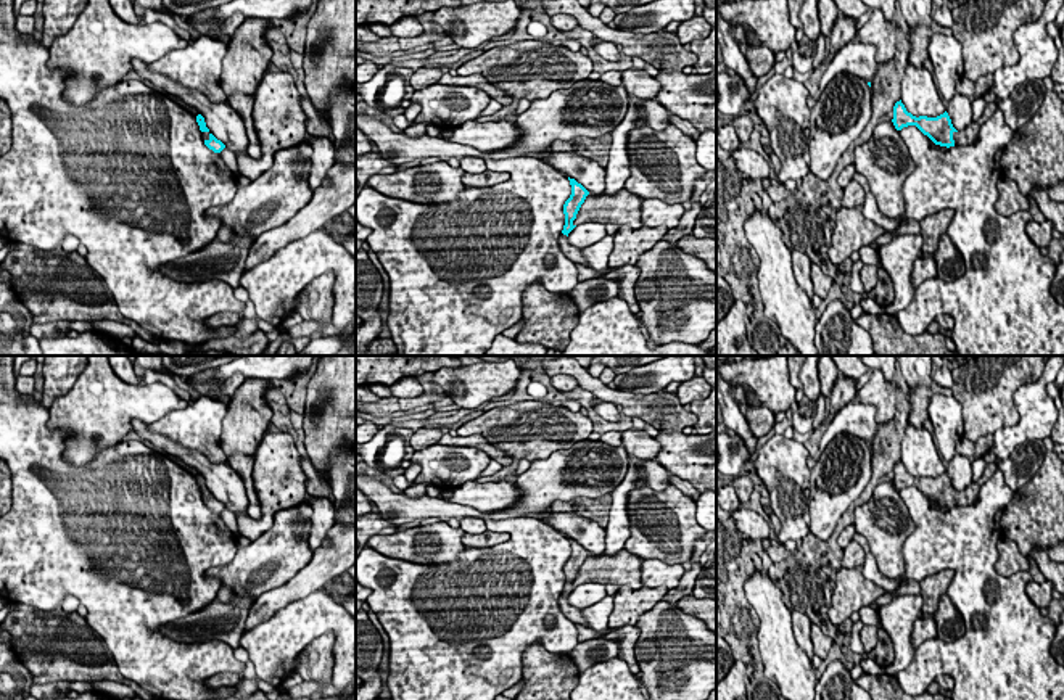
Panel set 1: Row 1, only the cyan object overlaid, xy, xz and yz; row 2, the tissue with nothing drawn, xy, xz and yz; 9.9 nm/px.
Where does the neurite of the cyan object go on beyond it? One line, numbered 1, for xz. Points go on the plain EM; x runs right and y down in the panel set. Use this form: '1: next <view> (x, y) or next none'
1: next xz (573, 613)

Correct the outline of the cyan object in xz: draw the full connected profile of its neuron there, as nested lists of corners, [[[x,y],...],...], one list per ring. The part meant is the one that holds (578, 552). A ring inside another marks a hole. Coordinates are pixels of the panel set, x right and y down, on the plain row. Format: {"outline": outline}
{"outline": [[[568,537],[568,541],[571,546],[571,555],[563,565],[565,586],[563,586],[562,594],[559,595],[559,607],[560,607],[562,613],[571,623],[583,624],[588,628],[588,621],[584,620],[581,608],[571,607],[568,603],[568,594],[576,587],[573,584],[573,581],[576,579],[576,574],[578,574],[581,565],[584,563],[586,557],[589,555],[589,552],[581,544],[578,544],[575,539]]]}

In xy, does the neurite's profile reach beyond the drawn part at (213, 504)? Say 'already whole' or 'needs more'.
needs more

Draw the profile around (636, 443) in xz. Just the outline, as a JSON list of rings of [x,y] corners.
[[[636,428],[621,431],[621,444],[629,457],[641,460],[654,460],[662,449],[655,438]]]

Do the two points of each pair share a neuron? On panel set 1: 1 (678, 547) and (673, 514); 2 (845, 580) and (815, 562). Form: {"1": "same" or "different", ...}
{"1": "same", "2": "different"}

